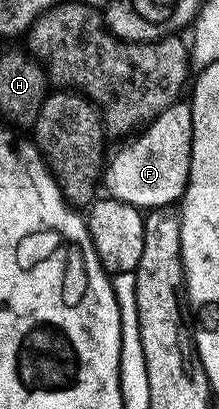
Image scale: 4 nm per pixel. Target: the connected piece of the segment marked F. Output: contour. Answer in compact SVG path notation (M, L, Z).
M177 103L162 111L147 126L146 131L128 144L132 143L133 145L126 146L113 161L111 158L110 164L103 170L103 188L108 188L117 201L126 201L141 211L175 206L188 188L192 158L191 104Z

